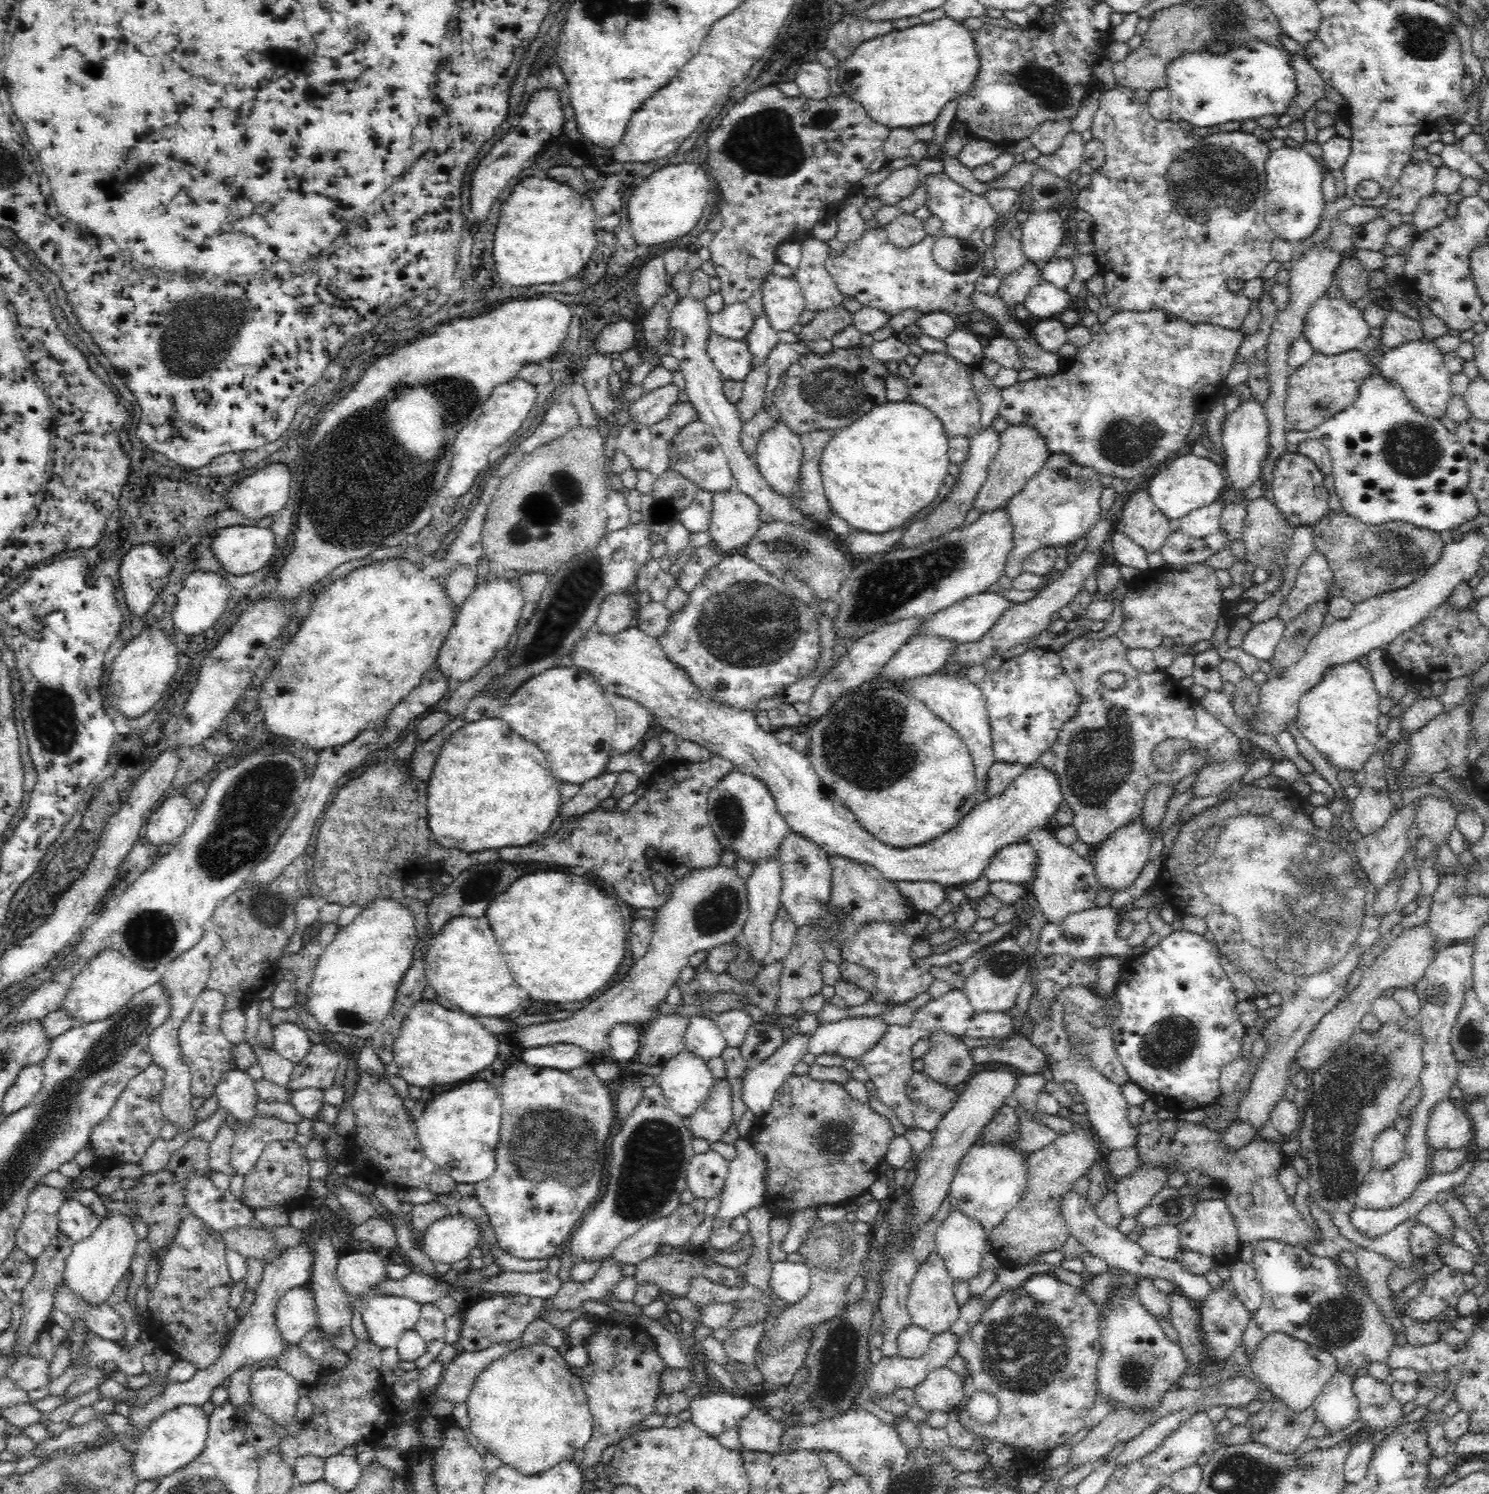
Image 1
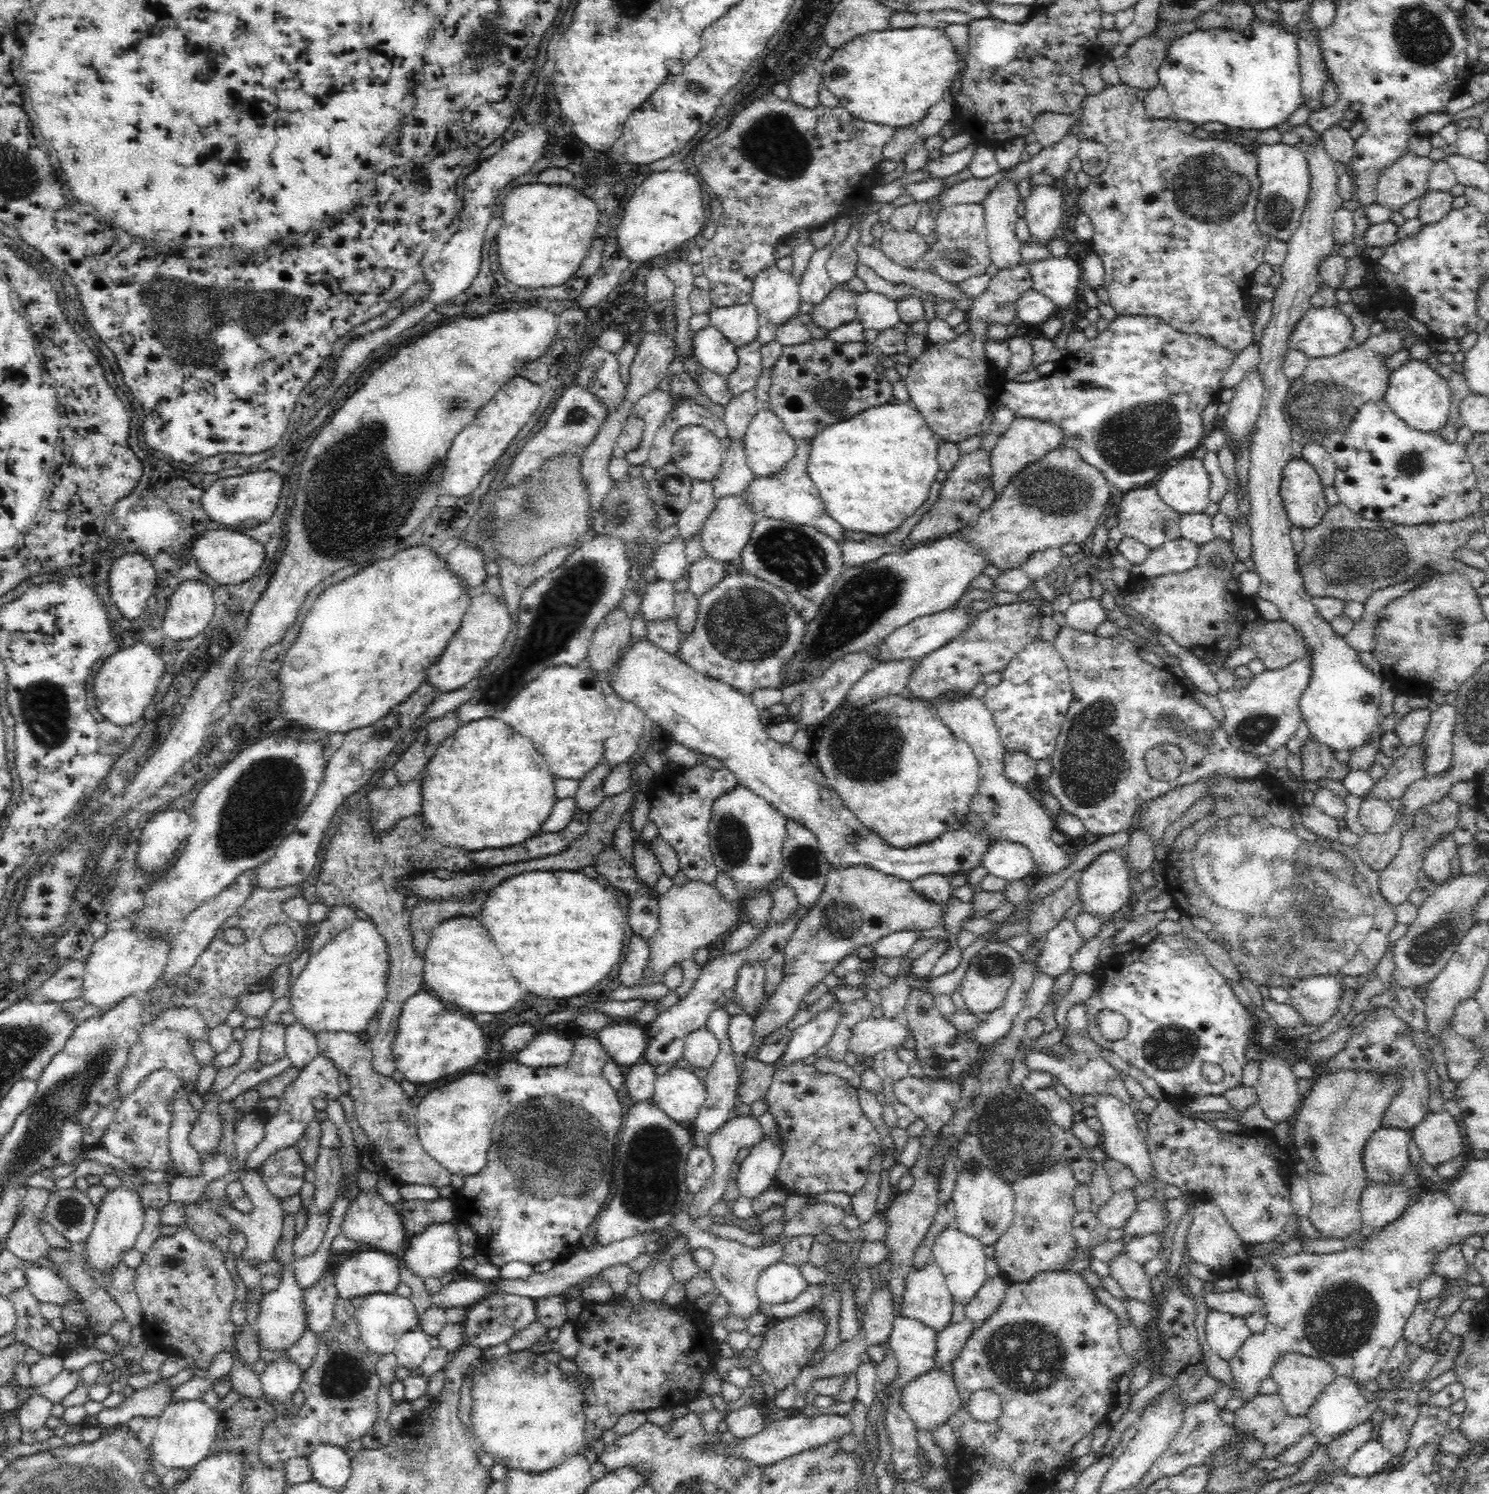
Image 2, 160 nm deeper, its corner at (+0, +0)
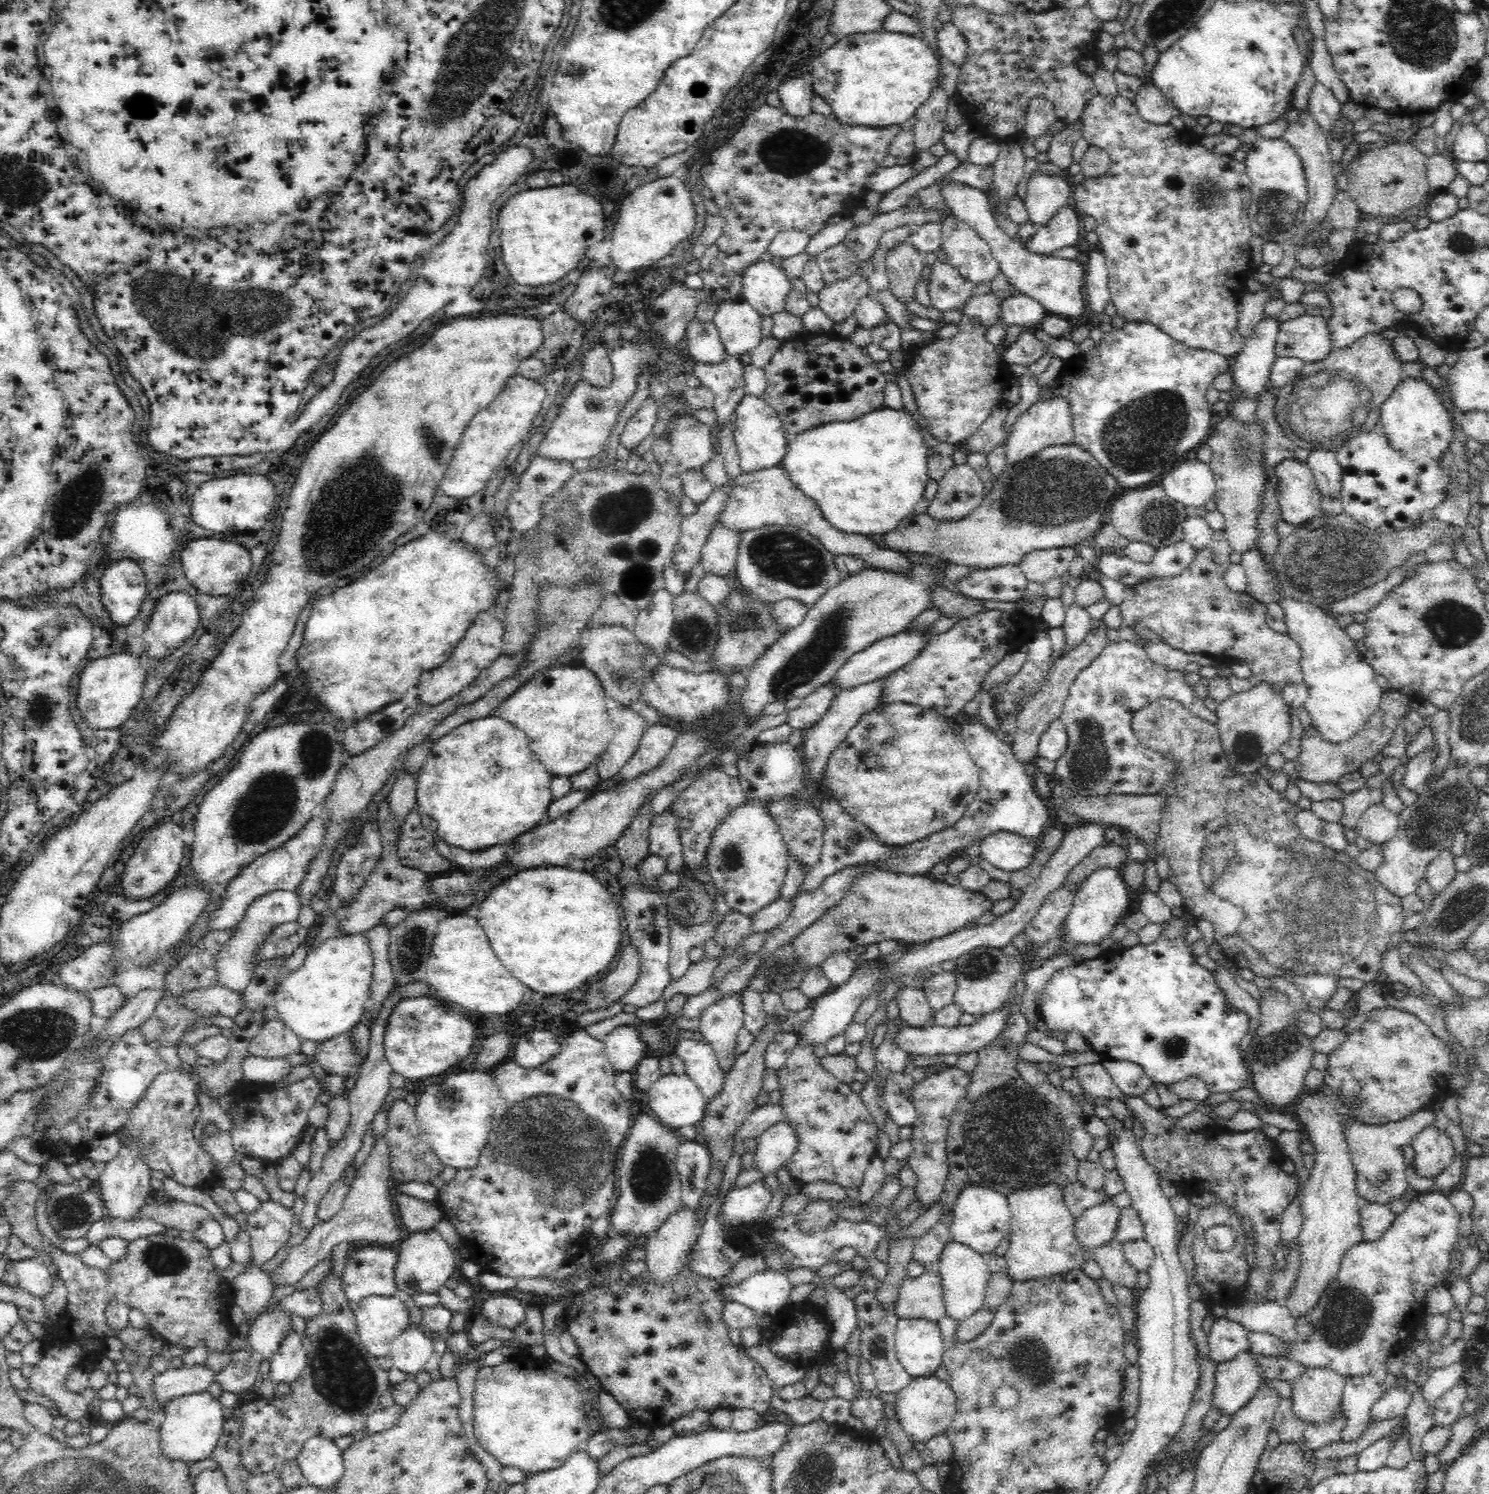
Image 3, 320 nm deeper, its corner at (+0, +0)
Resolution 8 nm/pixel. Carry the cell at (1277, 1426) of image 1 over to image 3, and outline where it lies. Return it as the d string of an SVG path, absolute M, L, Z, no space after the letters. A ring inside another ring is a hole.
M1280 1396L1272 1423L1272 1431L1280 1436L1280 1442L1290 1444L1302 1440L1306 1425L1303 1420L1300 1420L1294 1414L1290 1399Z

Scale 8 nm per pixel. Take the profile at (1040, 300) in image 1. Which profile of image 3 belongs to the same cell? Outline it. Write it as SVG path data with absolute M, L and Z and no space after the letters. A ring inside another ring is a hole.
M1014 292L1003 302L1002 323L1006 326L1018 325L1033 330L1049 314L1038 300L1022 293Z

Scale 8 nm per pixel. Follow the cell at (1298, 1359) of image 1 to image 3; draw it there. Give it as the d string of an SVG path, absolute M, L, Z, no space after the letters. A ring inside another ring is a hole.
M1324 1367L1305 1368L1290 1382L1290 1386L1292 1386L1292 1396L1290 1396L1291 1409L1306 1424L1329 1419L1332 1412L1337 1413L1340 1411L1344 1385L1345 1378L1340 1376L1335 1370Z

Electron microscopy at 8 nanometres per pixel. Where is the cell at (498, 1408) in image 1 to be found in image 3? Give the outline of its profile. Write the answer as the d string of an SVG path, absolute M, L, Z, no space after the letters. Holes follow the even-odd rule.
M525 1353L512 1356L510 1360L506 1360L498 1366L482 1367L477 1372L474 1387L474 1416L473 1427L476 1439L482 1443L483 1449L490 1453L503 1467L514 1467L520 1469L525 1475L536 1474L546 1470L552 1470L562 1466L566 1459L575 1452L583 1449L583 1445L592 1436L588 1427L586 1417L586 1404L583 1397L580 1396L580 1387L574 1379L552 1370L545 1358L532 1358Z

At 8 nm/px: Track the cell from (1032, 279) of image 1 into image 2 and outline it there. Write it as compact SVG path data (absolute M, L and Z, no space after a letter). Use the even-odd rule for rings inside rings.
M1026 263L999 270L990 280L988 288L974 298L974 304L966 312L968 330L944 344L928 343L924 353L912 364L904 377L911 405L918 409L926 419L937 438L959 443L979 435L982 421L990 406L986 388L991 380L989 372L992 365L984 354L988 324L1008 325L1016 314L1016 302L1026 290L1032 289L1032 274Z

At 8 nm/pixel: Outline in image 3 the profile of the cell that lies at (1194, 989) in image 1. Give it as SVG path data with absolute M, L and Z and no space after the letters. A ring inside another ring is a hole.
M1172 916L1161 926L1160 938L1153 943L1106 950L1084 964L1054 971L1037 999L1042 1027L1078 1032L1098 1055L1140 1066L1155 1084L1167 1087L1186 1078L1197 1078L1211 1094L1232 1093L1247 1087L1249 1066L1240 1042L1249 1034L1251 1020L1227 1001L1214 979L1215 972L1202 967L1192 957L1191 949L1183 941L1184 928L1190 924Z

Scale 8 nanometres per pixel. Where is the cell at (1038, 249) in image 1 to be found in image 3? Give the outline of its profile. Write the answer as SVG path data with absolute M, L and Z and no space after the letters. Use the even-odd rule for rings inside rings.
M1035 171L1027 181L1027 196L1023 200L1030 222L1036 229L1042 228L1071 197L1071 188L1058 175Z

